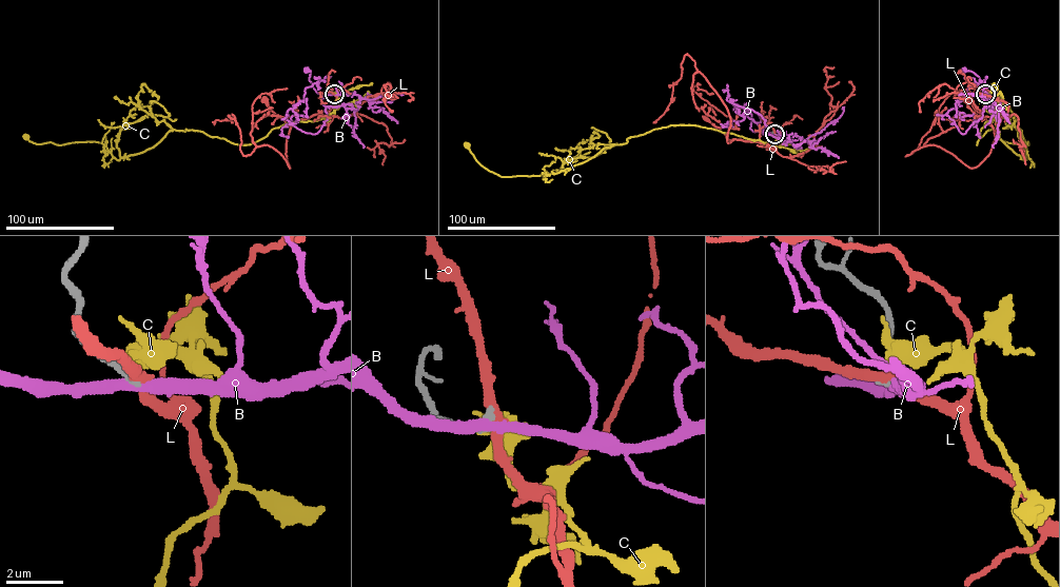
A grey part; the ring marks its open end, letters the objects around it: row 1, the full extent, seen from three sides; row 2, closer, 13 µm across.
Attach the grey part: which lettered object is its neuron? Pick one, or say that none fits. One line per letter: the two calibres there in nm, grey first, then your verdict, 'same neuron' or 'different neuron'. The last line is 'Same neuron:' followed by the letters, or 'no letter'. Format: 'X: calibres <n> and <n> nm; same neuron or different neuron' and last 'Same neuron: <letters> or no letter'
B: calibres 420 and 360 nm; different neuron
C: calibres 440 and 320 nm; different neuron
L: calibres 400 and 360 nm; different neuron
Same neuron: no letter

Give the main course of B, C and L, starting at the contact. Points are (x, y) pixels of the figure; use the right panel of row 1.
B: (986, 94), (983, 95), (980, 78), (964, 69)
C: (986, 94), (997, 113), (981, 129), (977, 144), (996, 129), (1024, 160), (1027, 141), (1014, 144), (997, 137)
L: (986, 94), (1001, 109), (994, 115), (993, 126), (969, 99)

